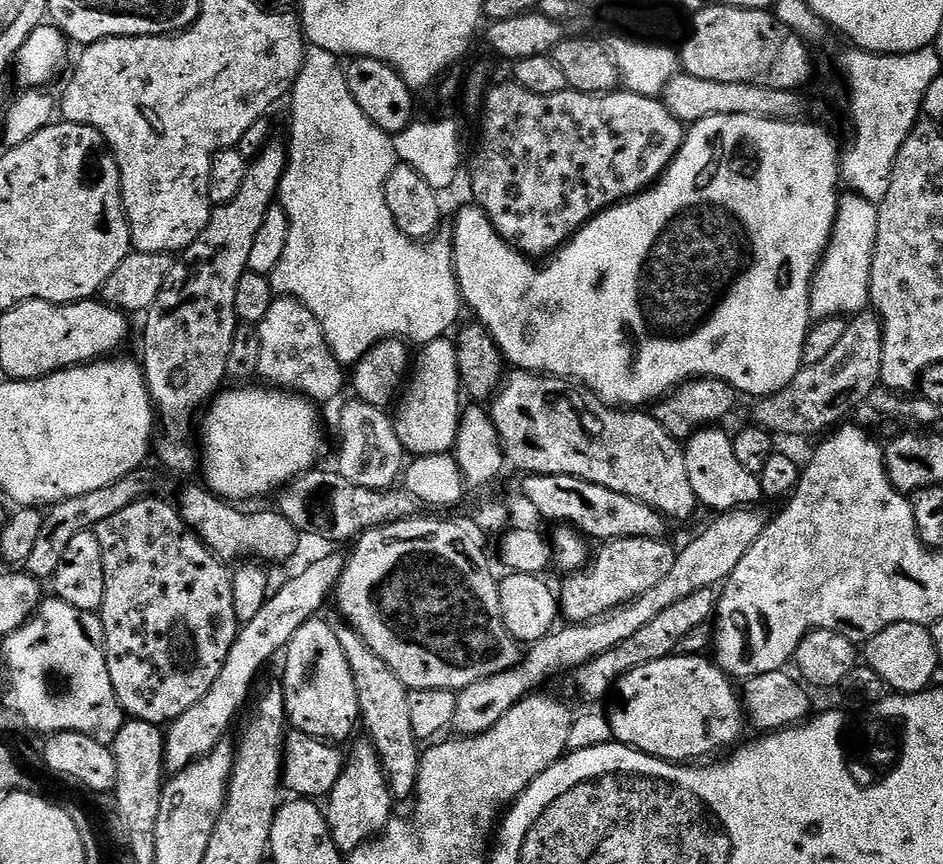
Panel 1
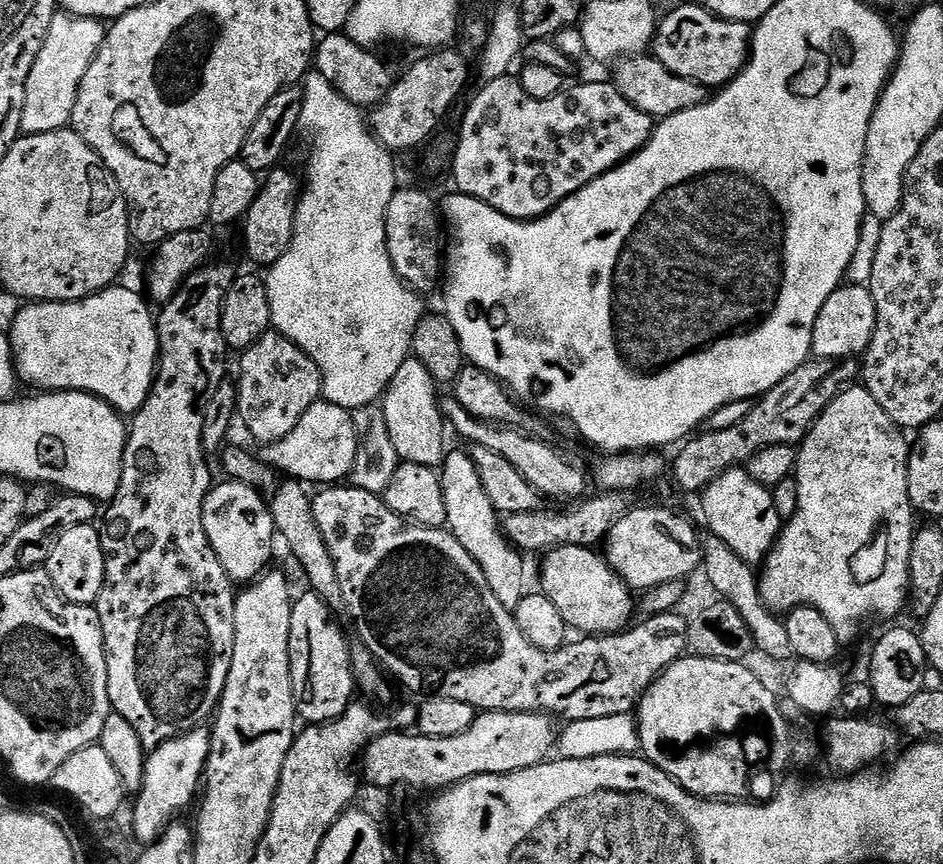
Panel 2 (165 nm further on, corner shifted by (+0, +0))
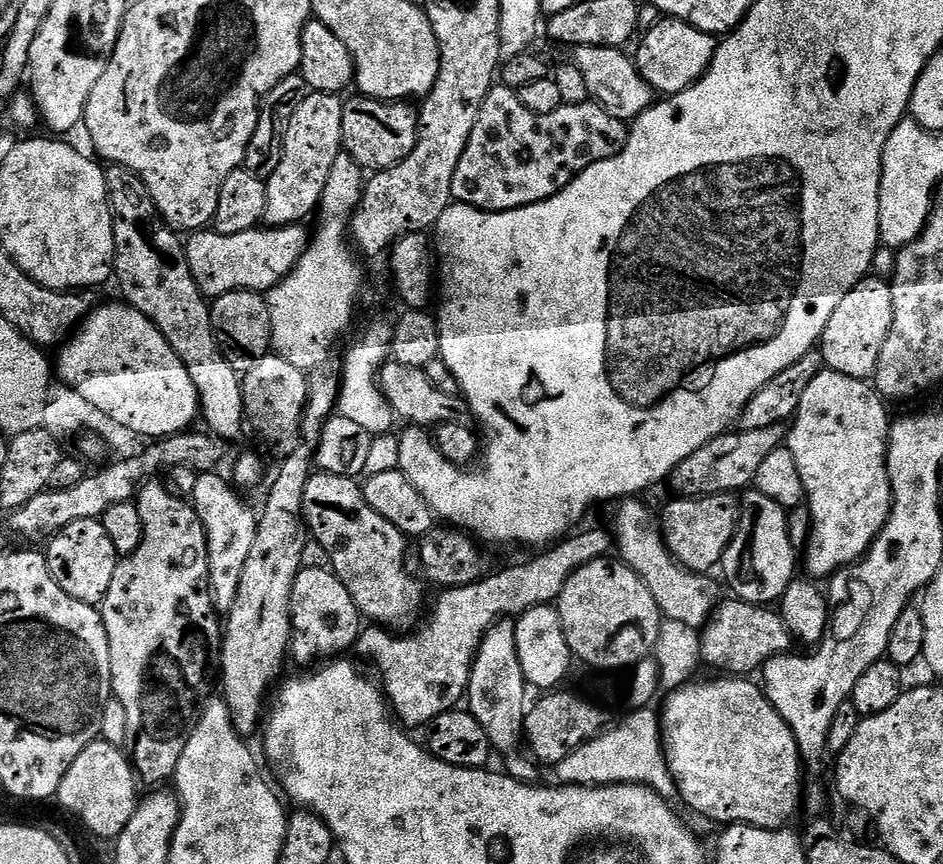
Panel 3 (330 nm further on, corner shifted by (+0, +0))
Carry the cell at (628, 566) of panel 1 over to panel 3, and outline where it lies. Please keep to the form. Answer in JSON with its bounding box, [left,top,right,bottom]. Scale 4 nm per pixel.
[659,492,740,573]

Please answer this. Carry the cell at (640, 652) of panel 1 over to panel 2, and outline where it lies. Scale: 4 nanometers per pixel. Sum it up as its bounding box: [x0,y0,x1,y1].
[312,486,689,721]

